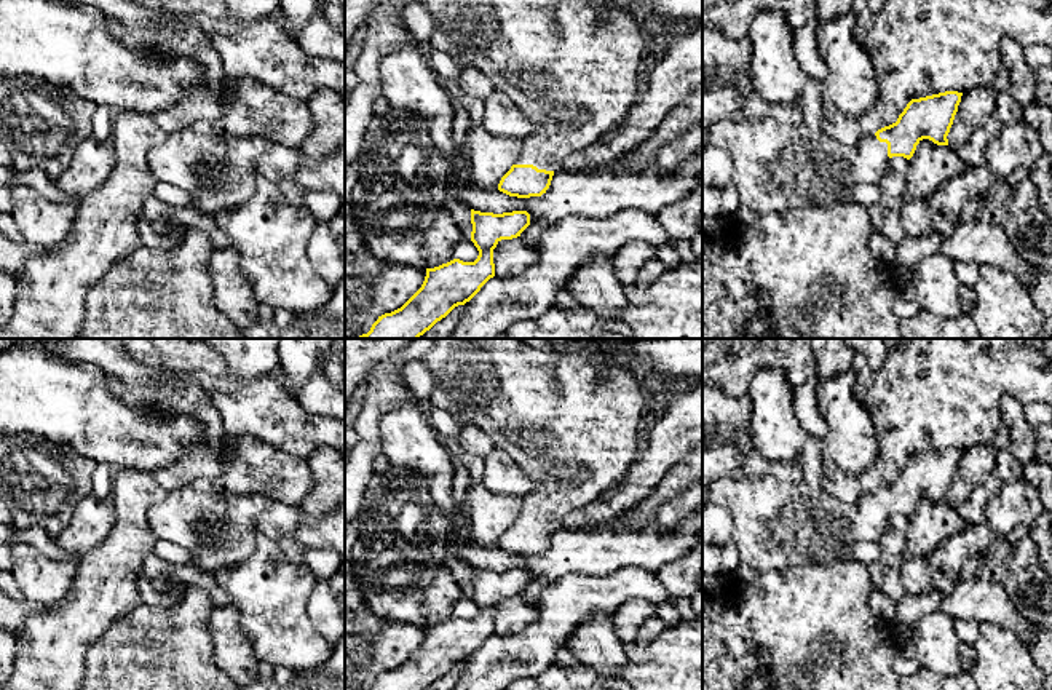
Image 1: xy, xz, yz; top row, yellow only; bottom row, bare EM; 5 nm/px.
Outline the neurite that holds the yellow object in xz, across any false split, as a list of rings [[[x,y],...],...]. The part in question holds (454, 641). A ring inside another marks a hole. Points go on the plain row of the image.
[[[471,567],[471,599],[479,609],[474,620],[453,617],[426,626],[421,645],[397,668],[378,674],[369,690],[426,690],[455,664],[469,660],[495,634],[493,607],[530,583],[527,569],[503,572]]]

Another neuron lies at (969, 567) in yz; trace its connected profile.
[[[985,551],[969,557],[963,565],[958,580],[974,577],[975,570],[982,565],[983,559],[985,559]]]

